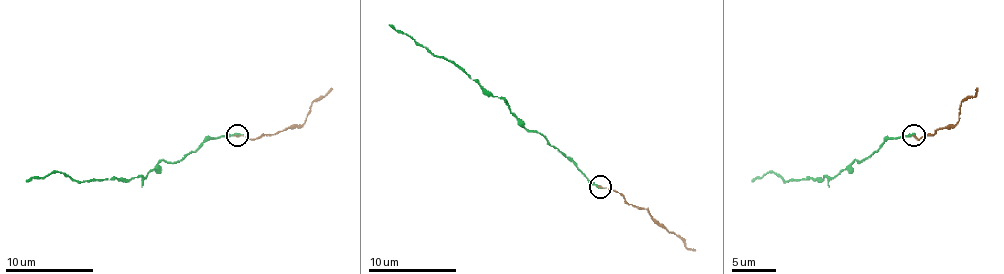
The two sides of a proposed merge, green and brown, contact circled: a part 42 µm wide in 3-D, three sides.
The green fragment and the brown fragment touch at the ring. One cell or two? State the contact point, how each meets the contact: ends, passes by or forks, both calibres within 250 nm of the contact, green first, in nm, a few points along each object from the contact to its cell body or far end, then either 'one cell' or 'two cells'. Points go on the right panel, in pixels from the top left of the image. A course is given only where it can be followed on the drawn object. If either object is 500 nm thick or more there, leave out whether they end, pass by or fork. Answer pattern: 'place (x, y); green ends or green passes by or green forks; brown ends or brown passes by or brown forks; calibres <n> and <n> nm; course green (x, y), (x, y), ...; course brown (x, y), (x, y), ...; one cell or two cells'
place (914, 135); green ends; brown ends; calibres 280 and 100 nm; course green (913, 136), (889, 138), (862, 160), (853, 160), (831, 178), (785, 182), (774, 171), (768, 171), (752, 182); course brown (913, 136), (931, 136), (953, 127), (959, 120), (959, 105), (977, 87); one cell

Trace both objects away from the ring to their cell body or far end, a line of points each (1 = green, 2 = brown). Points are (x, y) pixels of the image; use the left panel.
1: (237, 136), (208, 138), (180, 160), (162, 160), (144, 178), (80, 182), (52, 171), (25, 182)
2: (237, 136), (254, 138), (298, 127), (305, 120), (310, 105), (332, 87)

